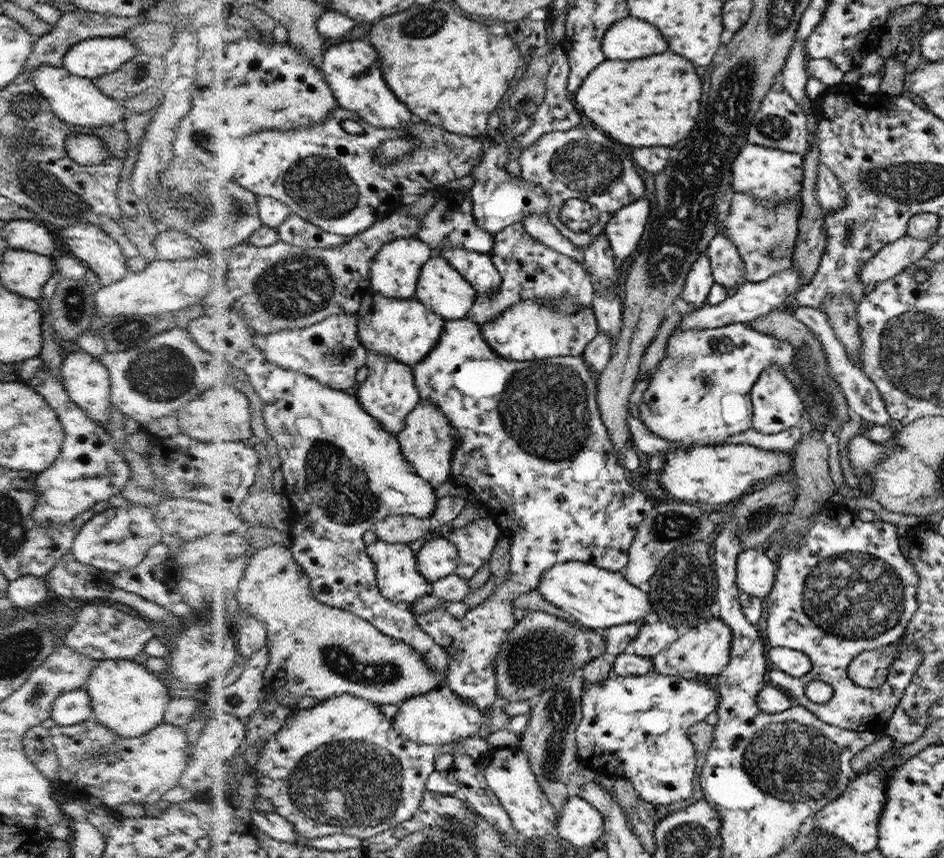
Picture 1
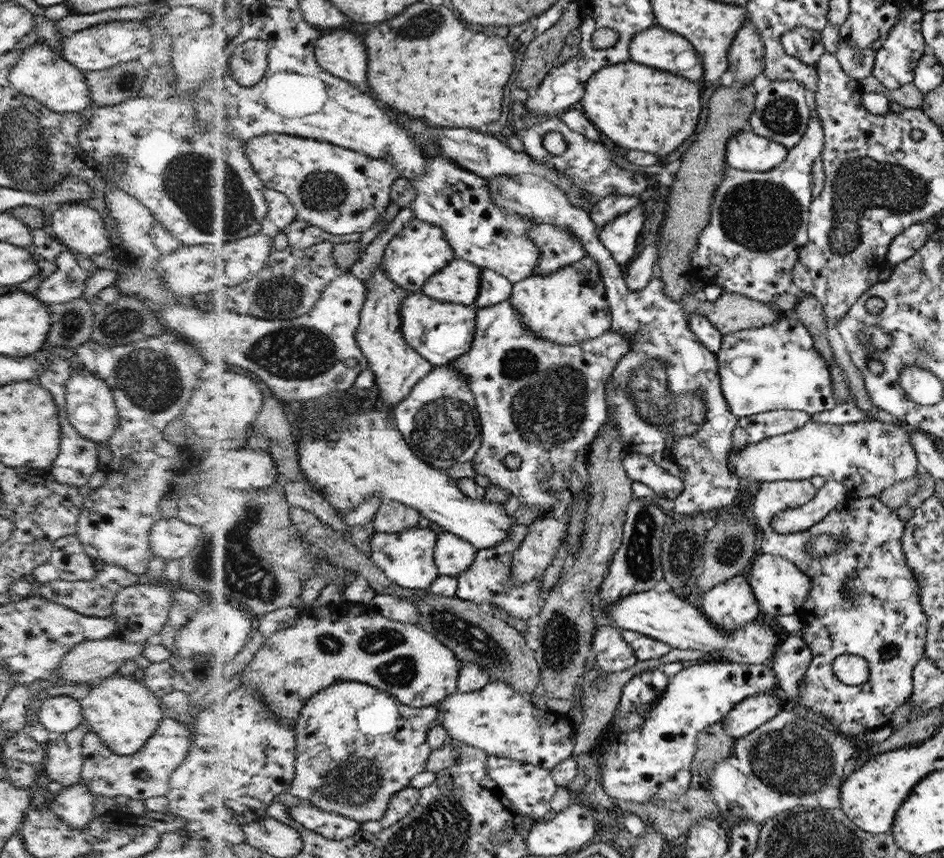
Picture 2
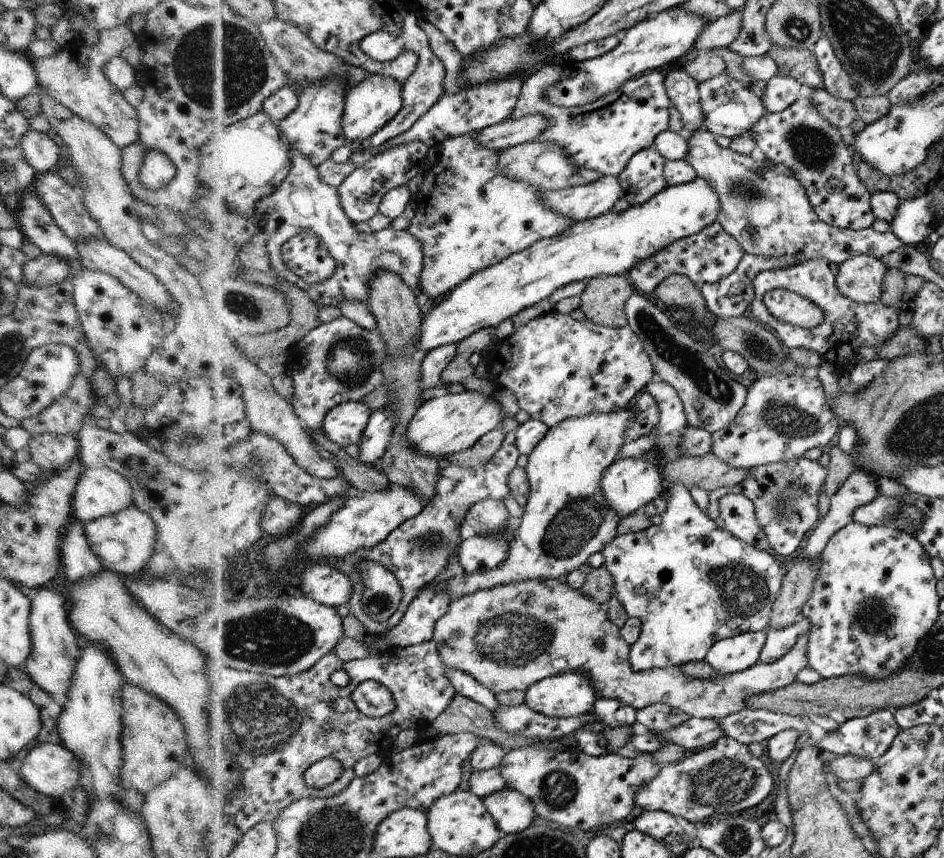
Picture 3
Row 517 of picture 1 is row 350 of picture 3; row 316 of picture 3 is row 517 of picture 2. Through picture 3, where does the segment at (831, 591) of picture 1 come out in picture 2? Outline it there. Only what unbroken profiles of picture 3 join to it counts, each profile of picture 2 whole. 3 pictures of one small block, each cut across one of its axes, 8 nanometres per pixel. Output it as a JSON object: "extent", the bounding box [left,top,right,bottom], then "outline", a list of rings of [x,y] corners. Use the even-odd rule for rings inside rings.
{"extent":[749,479,928,735],"outline":[[[810,479],[808,480],[777,480],[762,483],[759,486],[757,494],[755,496],[755,503],[750,508],[749,514],[755,522],[756,528],[760,532],[759,537],[759,553],[766,553],[770,555],[783,556],[788,560],[793,561],[806,576],[810,577],[813,581],[813,590],[809,593],[808,598],[805,600],[802,608],[796,610],[795,615],[805,622],[805,627],[798,633],[806,644],[808,644],[809,649],[812,653],[812,660],[807,671],[803,674],[803,681],[799,681],[799,704],[809,708],[811,712],[817,712],[821,716],[825,716],[829,721],[831,729],[836,732],[843,733],[844,735],[856,735],[864,734],[865,732],[872,732],[875,729],[882,729],[884,726],[889,726],[891,719],[893,718],[894,711],[897,710],[901,704],[907,702],[907,699],[913,694],[913,670],[918,663],[921,662],[922,658],[925,658],[925,640],[927,635],[928,627],[928,617],[925,615],[924,607],[921,604],[921,586],[920,582],[917,580],[916,573],[908,565],[907,557],[905,556],[905,551],[903,548],[903,534],[905,531],[905,523],[902,520],[898,520],[896,516],[896,511],[894,509],[888,508],[879,497],[868,497],[863,499],[858,498],[846,498],[844,501],[840,502],[834,510],[831,510],[820,522],[813,524],[810,528],[806,530],[795,532],[792,534],[778,534],[771,525],[772,519],[780,514],[783,510],[787,508],[798,508],[802,504],[810,502],[816,496],[817,489],[816,486],[812,485]],[[817,534],[833,534],[837,536],[839,540],[845,542],[833,555],[824,555],[823,557],[811,557],[809,554],[809,541]],[[840,654],[856,654],[856,656],[862,656],[866,662],[869,664],[869,677],[868,680],[861,685],[846,685],[842,683],[834,672],[832,671],[832,662],[836,656]]]}

